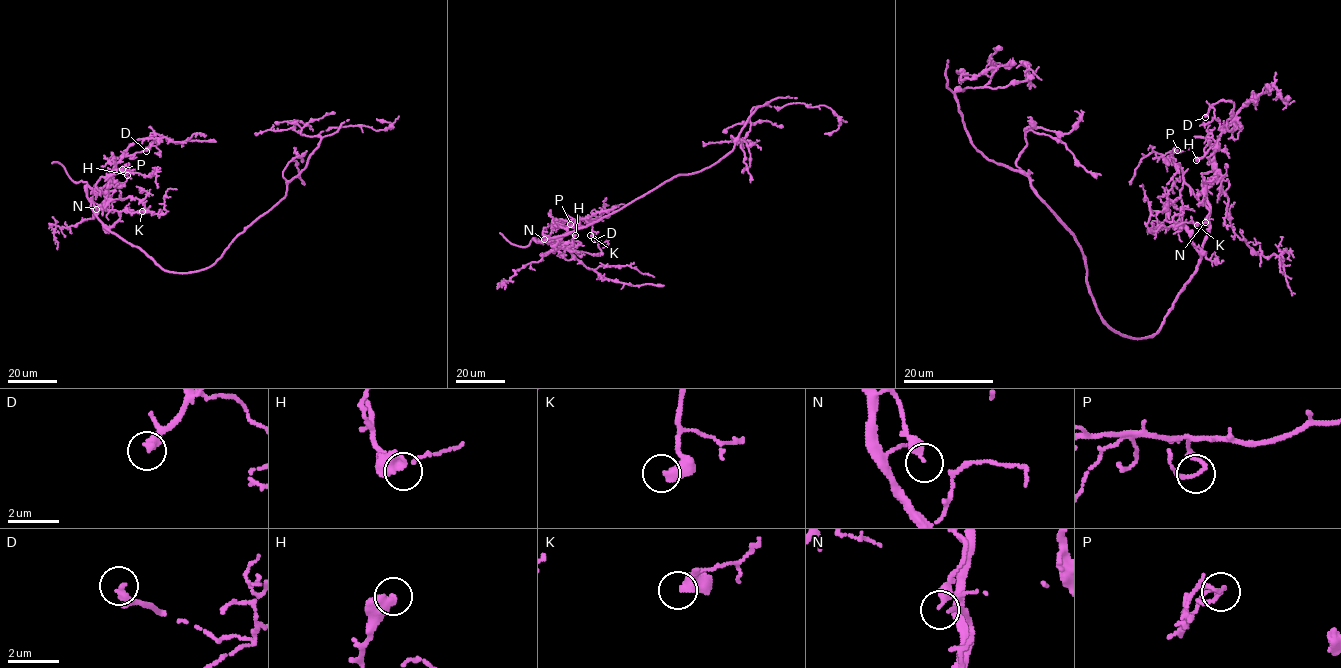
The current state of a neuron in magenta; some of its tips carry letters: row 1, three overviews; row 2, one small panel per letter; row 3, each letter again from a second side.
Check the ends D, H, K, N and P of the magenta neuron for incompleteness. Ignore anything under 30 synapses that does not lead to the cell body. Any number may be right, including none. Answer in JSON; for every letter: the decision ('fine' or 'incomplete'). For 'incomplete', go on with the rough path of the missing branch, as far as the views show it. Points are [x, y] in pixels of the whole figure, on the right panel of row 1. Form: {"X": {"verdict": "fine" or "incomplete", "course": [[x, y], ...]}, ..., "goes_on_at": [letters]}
{"D": {"verdict": "incomplete", "course": [[1205, 117], [1189, 137], [1172, 134], [1165, 141], [1160, 133]]}, "H": {"verdict": "fine"}, "K": {"verdict": "fine"}, "N": {"verdict": "fine"}, "P": {"verdict": "fine"}, "goes_on_at": ["D"]}

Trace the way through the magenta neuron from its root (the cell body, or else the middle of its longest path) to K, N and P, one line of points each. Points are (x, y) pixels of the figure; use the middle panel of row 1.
K: (644, 195), (585, 227), (553, 237), (560, 238), (580, 218), (592, 225), (590, 235)
N: (644, 195), (585, 227), (544, 239)
P: (644, 195), (585, 227), (534, 240), (549, 243), (542, 230), (558, 220), (570, 224)

